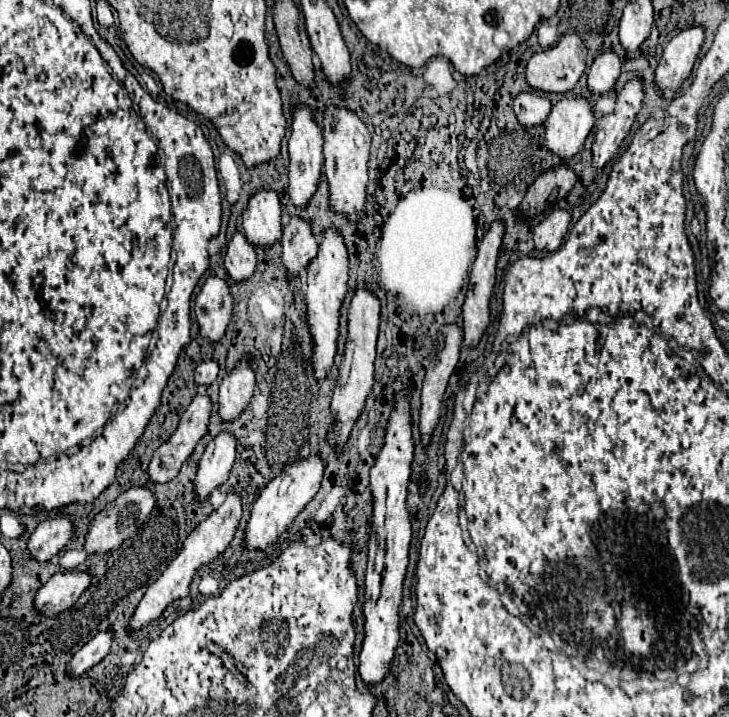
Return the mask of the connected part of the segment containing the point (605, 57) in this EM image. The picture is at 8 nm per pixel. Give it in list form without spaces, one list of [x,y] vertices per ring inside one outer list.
[[[603,51],[587,73],[587,87],[591,93],[607,93],[615,87],[621,71],[621,61],[613,51]]]

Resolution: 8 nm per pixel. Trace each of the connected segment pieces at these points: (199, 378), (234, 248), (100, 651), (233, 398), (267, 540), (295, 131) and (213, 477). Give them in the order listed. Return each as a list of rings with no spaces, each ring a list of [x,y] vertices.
[[[213,359],[203,361],[195,369],[195,383],[201,387],[209,387],[217,379],[217,373],[219,373],[219,365]]]
[[[243,233],[233,235],[229,249],[227,249],[227,255],[225,255],[225,269],[227,269],[229,277],[237,283],[247,281],[253,275],[253,271],[255,271],[255,249],[253,249],[253,245],[247,243]]]
[[[103,631],[99,635],[95,635],[89,643],[85,643],[69,661],[67,665],[67,675],[69,671],[77,677],[77,675],[83,675],[85,671],[89,671],[93,665],[97,665],[107,653],[109,653],[109,647],[111,647],[111,639],[113,635],[109,631]]]
[[[243,357],[229,377],[223,379],[219,389],[219,417],[221,421],[235,421],[249,405],[255,389],[255,373],[249,357]]]
[[[311,455],[309,459],[291,465],[285,469],[279,477],[275,477],[259,495],[251,509],[251,517],[247,521],[247,527],[243,531],[243,551],[261,551],[277,541],[277,537],[291,525],[291,521],[297,517],[297,513],[313,499],[313,495],[319,491],[319,483],[323,477],[323,463],[317,455]]]
[[[293,105],[293,125],[291,125],[291,137],[289,137],[289,197],[295,207],[303,209],[315,195],[321,175],[323,175],[323,135],[319,125],[315,123],[311,109]]]
[[[223,431],[207,445],[199,461],[199,469],[193,481],[195,499],[199,503],[209,499],[209,495],[227,481],[233,461],[235,461],[235,437]]]

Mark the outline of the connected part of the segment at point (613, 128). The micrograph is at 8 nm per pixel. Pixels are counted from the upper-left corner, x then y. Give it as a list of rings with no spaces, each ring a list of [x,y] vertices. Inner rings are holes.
[[[633,79],[629,81],[617,95],[617,103],[615,109],[605,115],[599,125],[597,125],[597,133],[593,139],[593,169],[601,171],[609,159],[613,159],[613,155],[619,151],[623,139],[627,137],[635,115],[639,113],[643,103],[643,81],[641,79]]]

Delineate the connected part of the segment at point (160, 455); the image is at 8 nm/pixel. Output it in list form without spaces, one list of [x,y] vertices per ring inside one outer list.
[[[195,395],[187,411],[181,415],[177,431],[165,441],[149,463],[149,477],[153,483],[167,483],[177,477],[181,465],[189,459],[195,445],[207,431],[211,401],[207,395]]]

